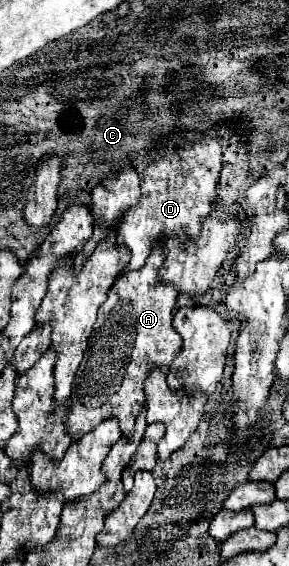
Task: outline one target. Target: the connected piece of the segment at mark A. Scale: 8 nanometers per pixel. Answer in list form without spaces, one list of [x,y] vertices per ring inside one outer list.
[[[158,241],[138,271],[120,275],[114,287],[108,291],[108,299],[98,309],[84,359],[78,367],[68,411],[68,431],[72,439],[88,433],[98,421],[116,417],[122,427],[122,435],[130,437],[134,431],[136,415],[144,403],[144,379],[150,369],[160,367],[164,373],[172,365],[174,357],[182,351],[182,339],[172,327],[172,317],[178,311],[178,289],[174,285],[162,285],[158,269],[164,263],[164,243]]]

